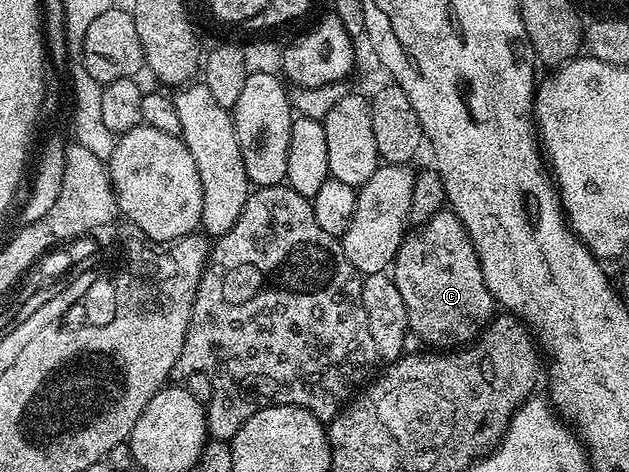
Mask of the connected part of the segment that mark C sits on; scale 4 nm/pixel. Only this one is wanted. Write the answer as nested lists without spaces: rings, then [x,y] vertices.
[[[450,210],[433,214],[414,231],[404,235],[403,244],[399,247],[393,265],[393,279],[397,290],[401,290],[402,301],[405,302],[408,329],[414,335],[416,332],[432,349],[462,349],[472,340],[478,340],[479,333],[491,323],[497,312],[493,294],[489,286],[485,286],[485,274],[481,274],[477,250],[463,223]]]

